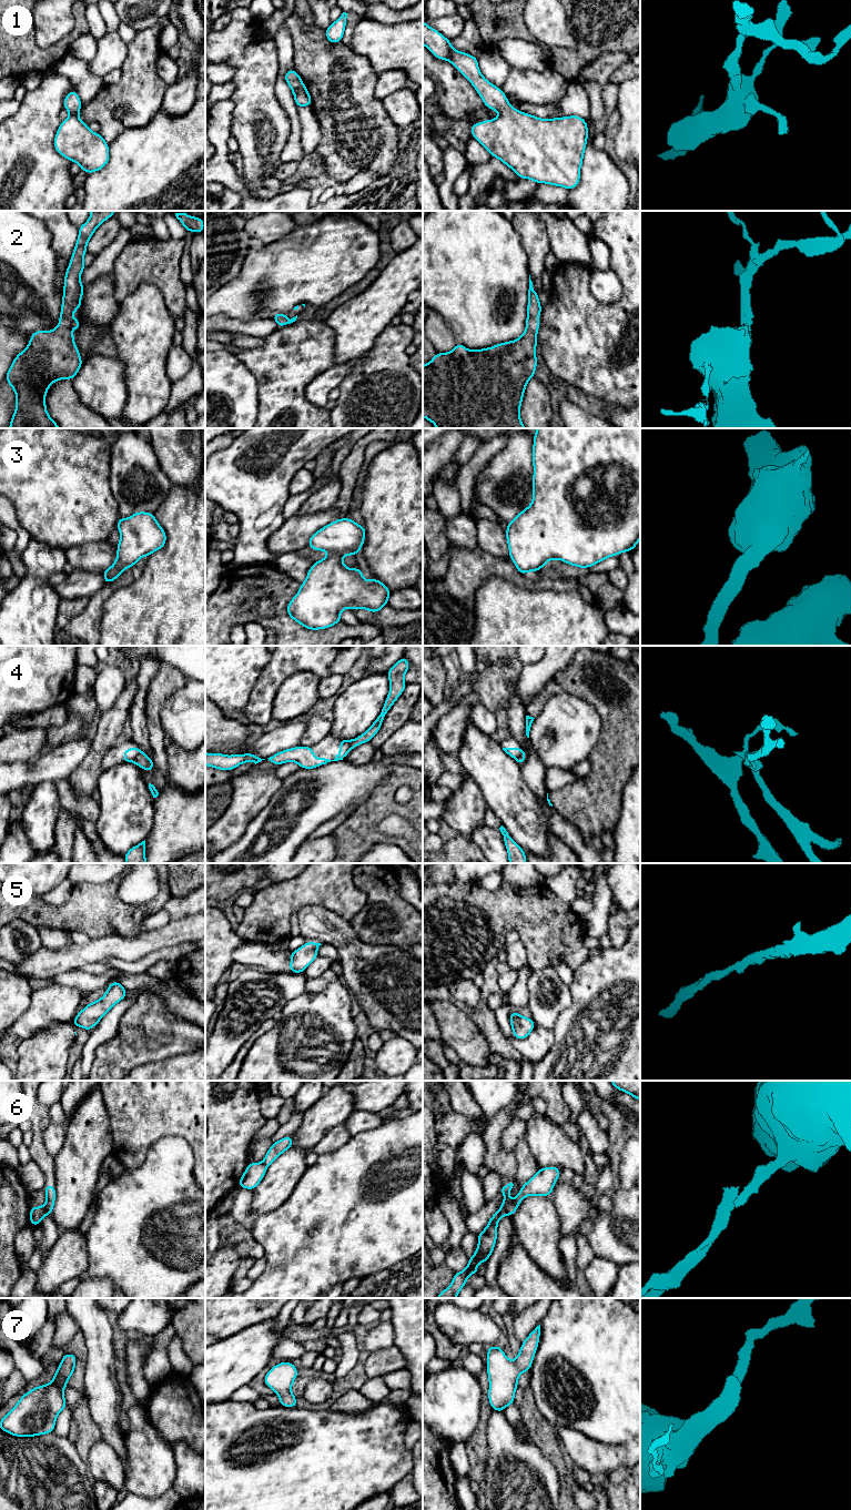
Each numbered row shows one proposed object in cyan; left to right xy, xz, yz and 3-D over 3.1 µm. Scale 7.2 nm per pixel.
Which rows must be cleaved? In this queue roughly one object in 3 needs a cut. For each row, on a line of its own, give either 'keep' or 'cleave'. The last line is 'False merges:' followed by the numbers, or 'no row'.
1: keep
2: keep
3: keep
4: cleave
5: keep
6: cleave
7: keep
False merges: 4, 6

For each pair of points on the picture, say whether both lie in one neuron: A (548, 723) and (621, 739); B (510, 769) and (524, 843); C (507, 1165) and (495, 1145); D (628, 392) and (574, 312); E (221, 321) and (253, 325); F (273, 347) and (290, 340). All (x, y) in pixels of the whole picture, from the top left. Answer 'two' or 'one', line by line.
A: two
B: one
C: one
D: one
E: one
F: one

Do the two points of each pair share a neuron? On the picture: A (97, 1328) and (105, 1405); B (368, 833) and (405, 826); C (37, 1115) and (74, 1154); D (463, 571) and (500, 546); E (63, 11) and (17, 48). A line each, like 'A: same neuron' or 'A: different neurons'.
A: same neuron
B: different neurons
C: different neurons
D: different neurons
E: different neurons

